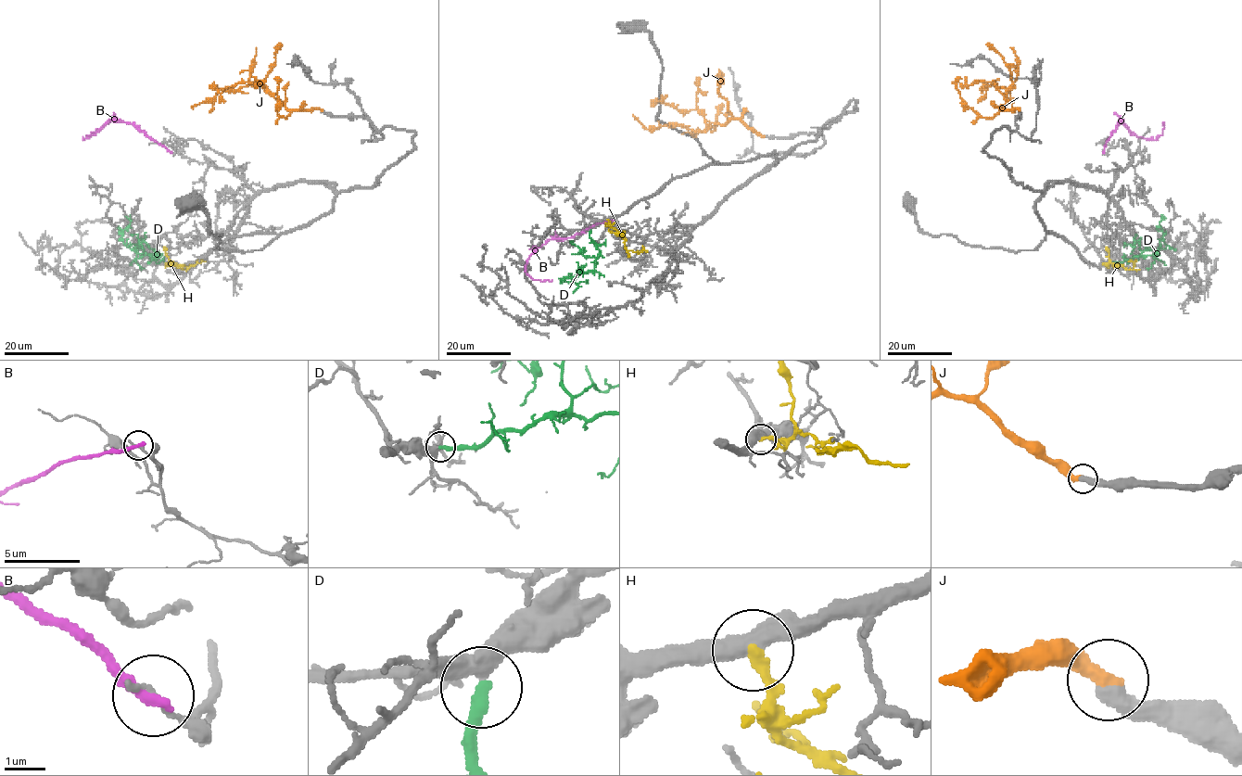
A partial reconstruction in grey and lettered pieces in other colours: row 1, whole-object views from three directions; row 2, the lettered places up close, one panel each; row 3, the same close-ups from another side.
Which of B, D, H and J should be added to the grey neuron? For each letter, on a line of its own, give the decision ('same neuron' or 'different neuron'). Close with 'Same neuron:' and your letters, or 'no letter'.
B: different neuron
D: same neuron
H: different neuron
J: same neuron
Same neuron: D, J

